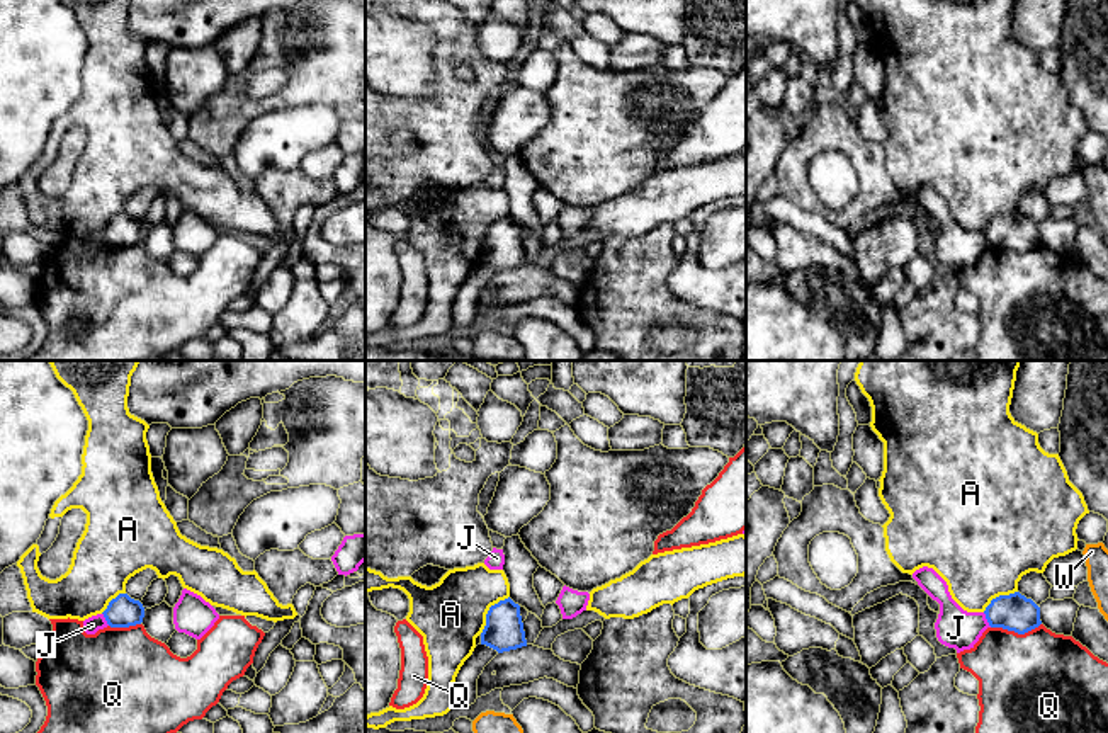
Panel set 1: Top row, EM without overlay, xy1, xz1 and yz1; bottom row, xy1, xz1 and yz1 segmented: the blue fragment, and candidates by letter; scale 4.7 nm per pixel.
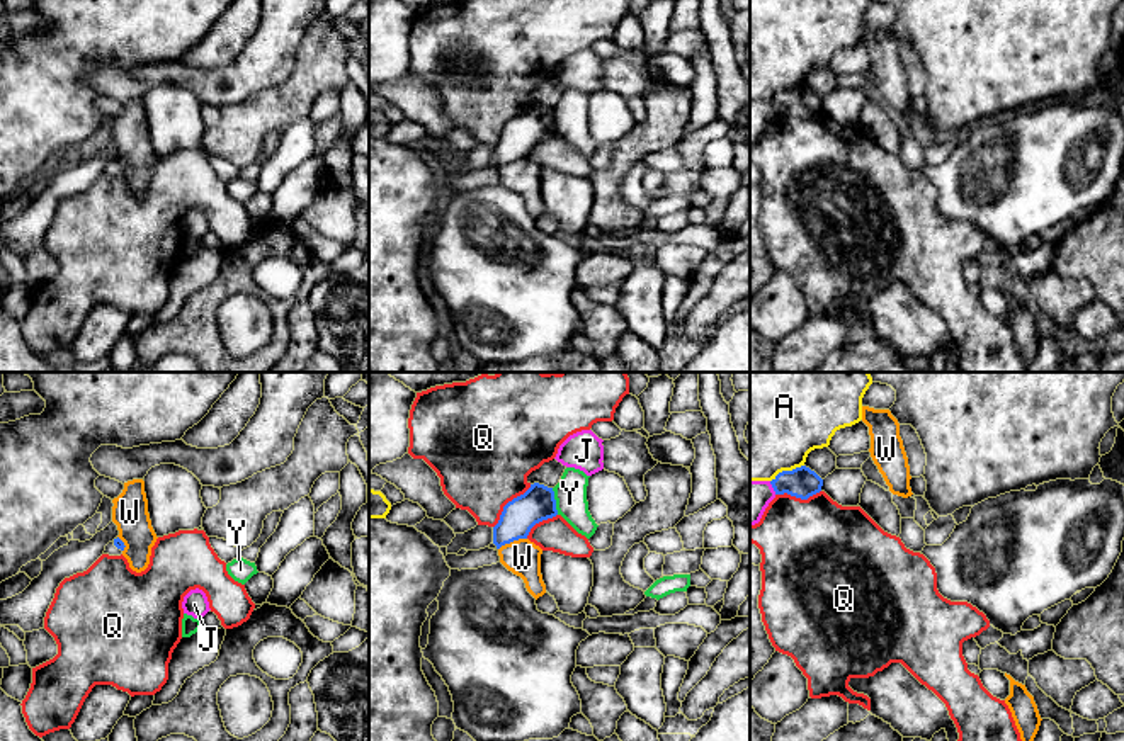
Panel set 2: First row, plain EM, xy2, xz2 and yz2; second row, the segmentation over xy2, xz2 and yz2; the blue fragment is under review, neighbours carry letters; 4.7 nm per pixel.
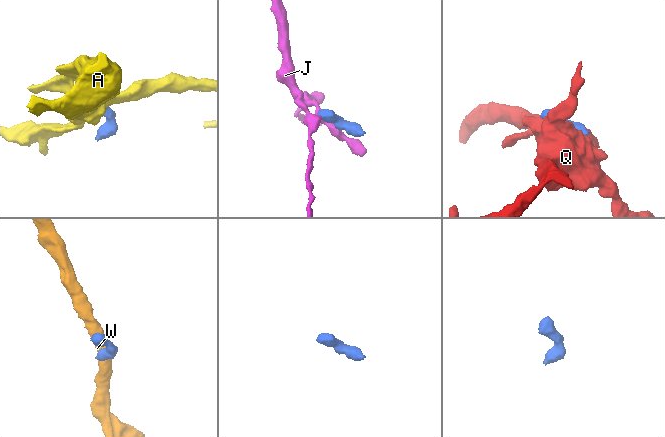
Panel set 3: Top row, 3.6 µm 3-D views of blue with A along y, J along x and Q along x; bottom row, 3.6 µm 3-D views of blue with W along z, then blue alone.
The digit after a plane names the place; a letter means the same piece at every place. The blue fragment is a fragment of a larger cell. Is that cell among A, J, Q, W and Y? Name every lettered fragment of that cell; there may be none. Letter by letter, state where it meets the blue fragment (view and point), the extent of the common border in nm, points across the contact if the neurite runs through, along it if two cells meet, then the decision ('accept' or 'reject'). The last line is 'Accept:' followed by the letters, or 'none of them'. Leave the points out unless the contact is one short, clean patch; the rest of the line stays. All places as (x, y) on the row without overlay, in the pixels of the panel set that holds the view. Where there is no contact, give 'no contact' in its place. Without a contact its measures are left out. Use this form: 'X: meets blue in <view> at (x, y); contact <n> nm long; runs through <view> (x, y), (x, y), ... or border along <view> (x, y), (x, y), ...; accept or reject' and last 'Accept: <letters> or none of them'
A: meets blue in xz1 at (488, 230); contact 240 nm long; border along xz1 (508, 215), (490, 227), (486, 244), (480, 252); reject
J: meets blue in yz1 at (986, 237); contact 80 nm long; reject
Q: meets blue in yz1 at (1015, 250); contact 240 nm long; reject
W: meets blue in xz2 at (512, 160); contact 150 nm long; border along xz2 (526, 157), (505, 162), (499, 169); reject
Y: meets blue in xz2 at (555, 121); contact 130 nm long; border along xz2 (551, 107), (558, 133); reject
Accept: none of them

